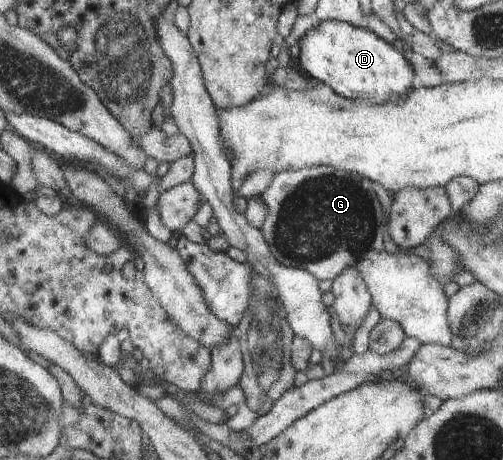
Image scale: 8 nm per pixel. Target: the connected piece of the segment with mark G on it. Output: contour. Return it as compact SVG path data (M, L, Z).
M316 166L316 167L304 167L297 170L280 170L273 175L271 179L271 185L263 191L263 193L257 193L257 199L261 199L267 207L267 217L263 221L263 226L261 227L261 235L267 243L268 249L278 263L281 263L284 267L297 267L297 269L303 269L307 273L311 273L313 277L317 277L317 280L321 282L322 280L335 280L337 275L343 275L343 271L347 267L356 267L369 291L372 299L373 306L381 315L381 319L389 319L389 321L395 321L406 337L415 337L421 345L425 344L436 344L442 347L451 348L451 329L449 329L449 323L447 321L447 311L448 311L448 298L446 297L443 289L443 284L437 281L433 277L433 269L429 267L429 264L425 259L414 255L412 252L397 252L395 254L387 253L385 251L385 231L382 230L382 223L380 221L379 209L381 209L381 187L377 183L370 182L369 179L363 178L361 175L355 174L354 172L347 172L344 170L332 169L326 166Z

